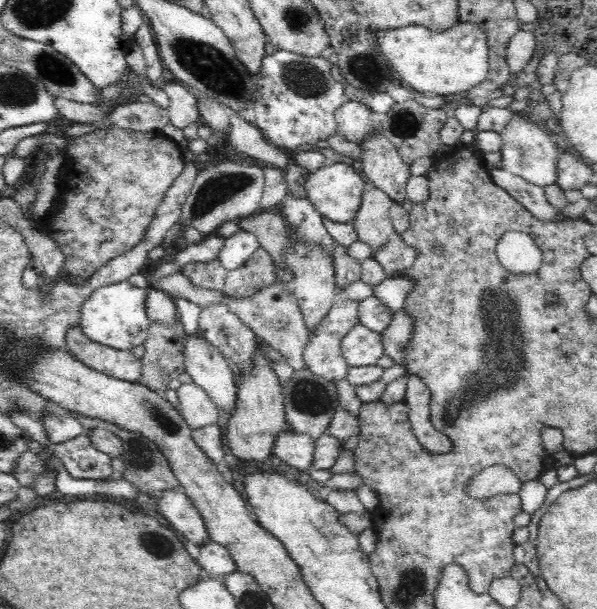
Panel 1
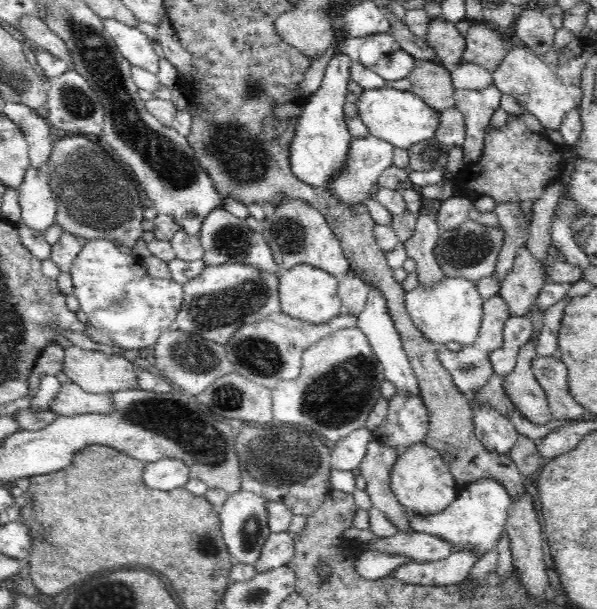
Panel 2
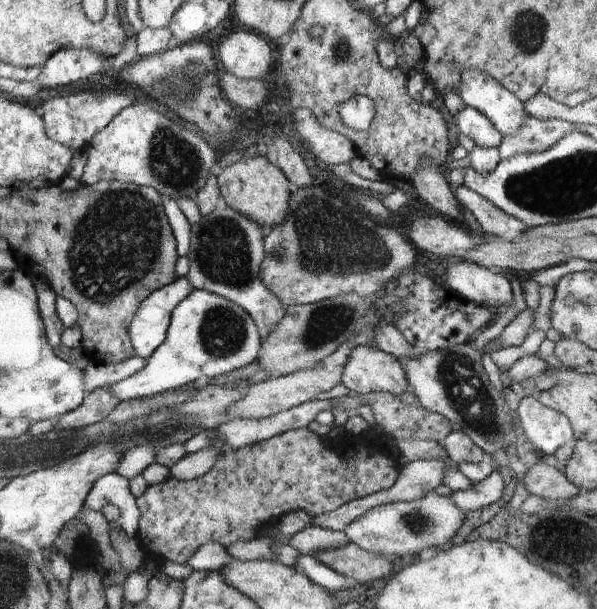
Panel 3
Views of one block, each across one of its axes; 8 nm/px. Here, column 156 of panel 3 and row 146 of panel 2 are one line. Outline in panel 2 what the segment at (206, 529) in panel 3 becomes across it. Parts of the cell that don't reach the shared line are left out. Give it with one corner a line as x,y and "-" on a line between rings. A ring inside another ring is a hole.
510,115
506,125
487,127
485,131
484,150
478,162
466,164
462,175
452,180
455,190
459,191
456,196
470,199
491,196
497,205
526,200
534,203
542,198
551,182
561,178
566,165
562,146
553,143
545,134
530,130
520,115

